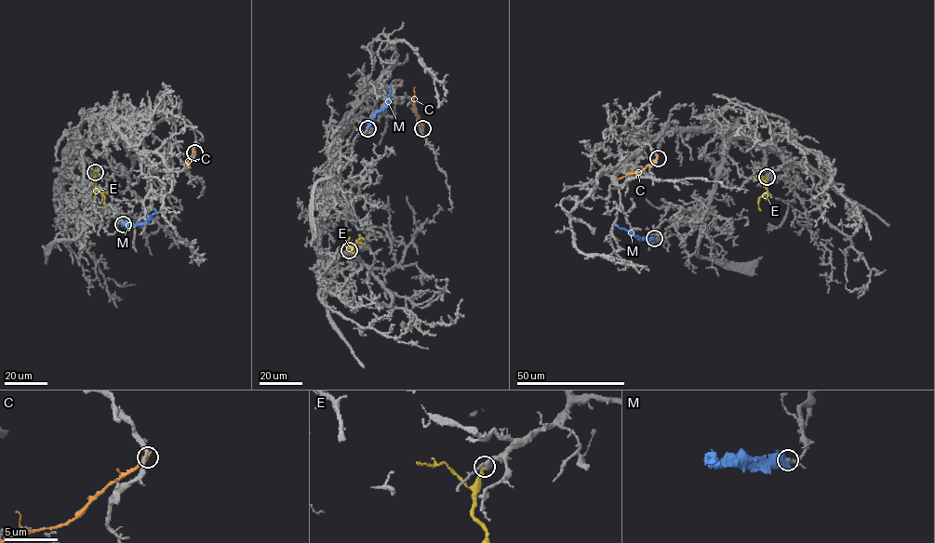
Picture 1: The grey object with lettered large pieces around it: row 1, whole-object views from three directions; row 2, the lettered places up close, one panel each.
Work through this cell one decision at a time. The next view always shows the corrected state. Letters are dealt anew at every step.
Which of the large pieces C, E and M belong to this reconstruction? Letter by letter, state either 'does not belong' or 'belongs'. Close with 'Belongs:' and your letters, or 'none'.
C: does not belong
E: belongs
M: does not belong
Belongs: E

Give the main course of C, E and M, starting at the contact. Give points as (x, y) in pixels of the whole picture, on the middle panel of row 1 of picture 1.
C: (422, 128), (414, 109), (414, 87)
E: (349, 250), (358, 239), (363, 239)
M: (367, 128), (373, 114), (387, 105), (389, 86)

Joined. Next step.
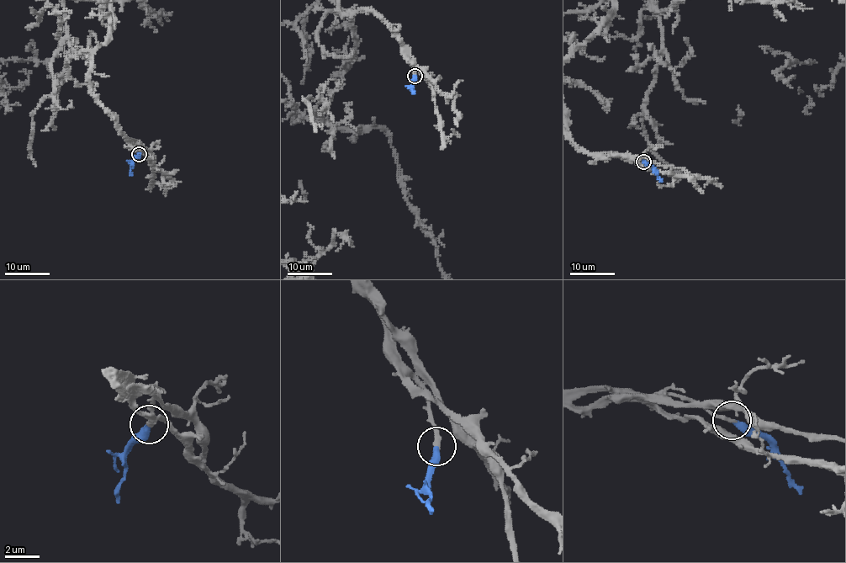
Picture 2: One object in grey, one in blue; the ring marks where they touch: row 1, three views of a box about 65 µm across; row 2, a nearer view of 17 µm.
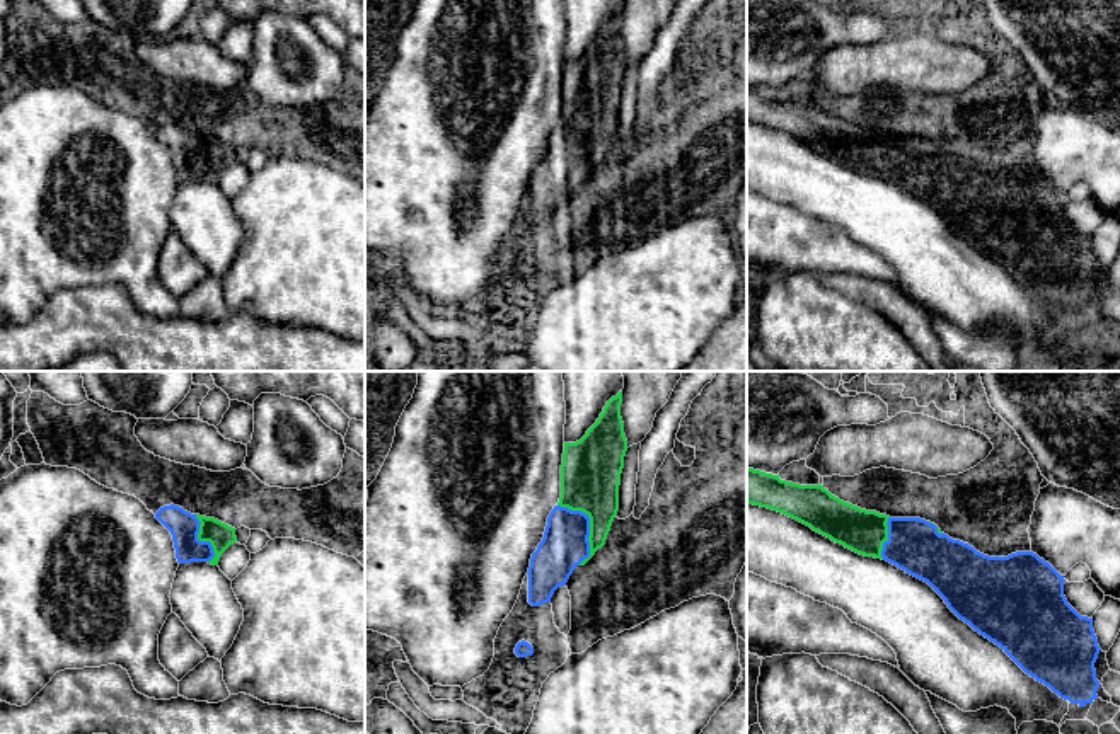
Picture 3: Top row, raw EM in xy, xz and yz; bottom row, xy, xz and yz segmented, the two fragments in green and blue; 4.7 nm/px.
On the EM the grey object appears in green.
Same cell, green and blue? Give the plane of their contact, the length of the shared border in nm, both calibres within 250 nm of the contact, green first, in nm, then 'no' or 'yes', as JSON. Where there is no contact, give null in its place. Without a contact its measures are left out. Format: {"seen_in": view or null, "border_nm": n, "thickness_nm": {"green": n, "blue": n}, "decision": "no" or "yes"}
{"seen_in": "xz", "border_nm": 300, "thickness_nm": {"green": 280, "blue": 220}, "decision": "yes"}

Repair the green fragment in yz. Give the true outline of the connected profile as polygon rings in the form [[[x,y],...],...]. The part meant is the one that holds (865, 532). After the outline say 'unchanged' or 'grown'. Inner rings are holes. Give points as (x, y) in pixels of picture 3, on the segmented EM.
[[[747,468],[747,502],[782,513],[846,548],[886,560],[907,574],[927,582],[948,608],[975,632],[999,645],[1026,674],[1048,686],[1060,698],[1086,707],[1098,695],[1094,662],[1100,654],[1093,618],[1081,616],[1064,596],[1064,576],[1033,552],[1016,552],[1007,557],[989,557],[968,543],[944,535],[934,523],[921,518],[890,518],[866,511],[832,496],[823,485],[800,485],[781,480],[779,475]]]; grown

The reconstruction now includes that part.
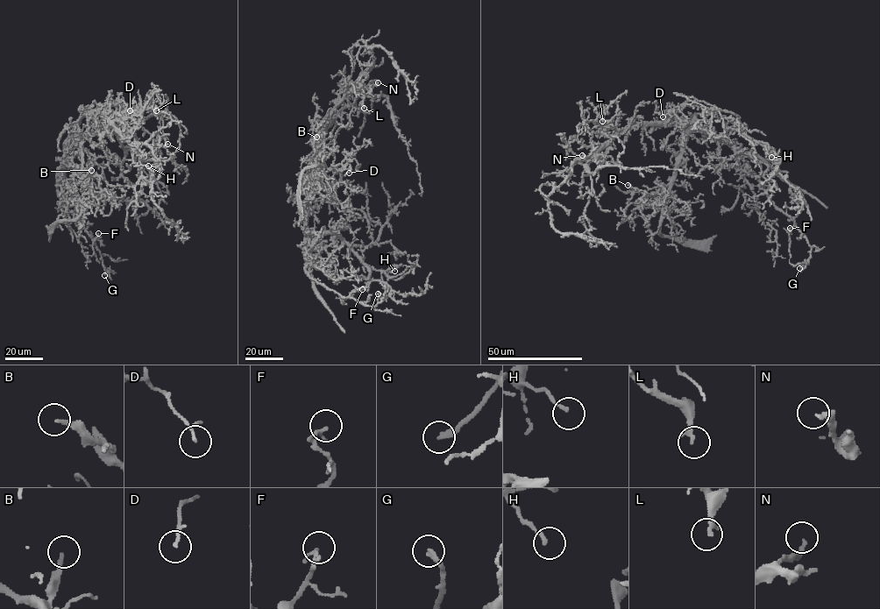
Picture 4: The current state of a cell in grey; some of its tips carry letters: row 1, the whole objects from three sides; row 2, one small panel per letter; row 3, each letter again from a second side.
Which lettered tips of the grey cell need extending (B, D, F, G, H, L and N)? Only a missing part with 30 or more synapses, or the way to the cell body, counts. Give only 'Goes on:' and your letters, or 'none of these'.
Goes on: B

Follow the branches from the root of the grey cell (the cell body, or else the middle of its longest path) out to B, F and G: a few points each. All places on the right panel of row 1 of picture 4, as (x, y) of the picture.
B: (656, 124), (681, 125), (685, 132), (675, 177), (661, 189), (650, 194), (638, 193), (628, 185)
F: (656, 124), (703, 129), (726, 139), (742, 155), (768, 199), (791, 218), (790, 228)
G: (656, 124), (703, 129), (722, 138), (741, 153), (768, 199), (791, 218), (811, 247), (810, 257), (799, 268)

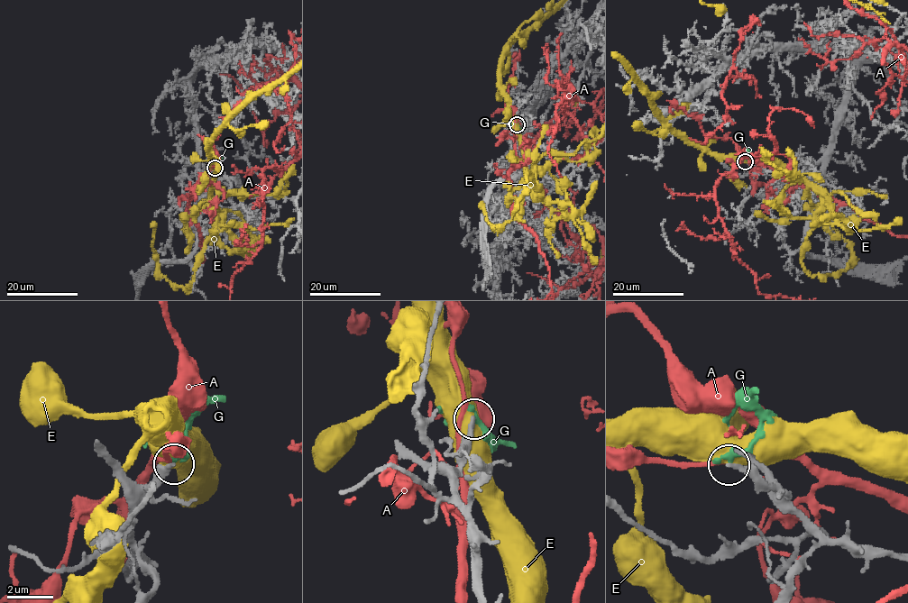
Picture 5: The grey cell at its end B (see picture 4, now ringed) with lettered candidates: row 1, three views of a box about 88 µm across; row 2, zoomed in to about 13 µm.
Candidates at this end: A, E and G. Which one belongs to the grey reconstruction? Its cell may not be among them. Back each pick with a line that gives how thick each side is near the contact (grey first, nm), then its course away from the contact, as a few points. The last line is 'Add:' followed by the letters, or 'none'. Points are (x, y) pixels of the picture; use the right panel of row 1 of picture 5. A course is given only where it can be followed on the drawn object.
G: 200 nm thick on the grey side, 280 nm on the other
Add: G

